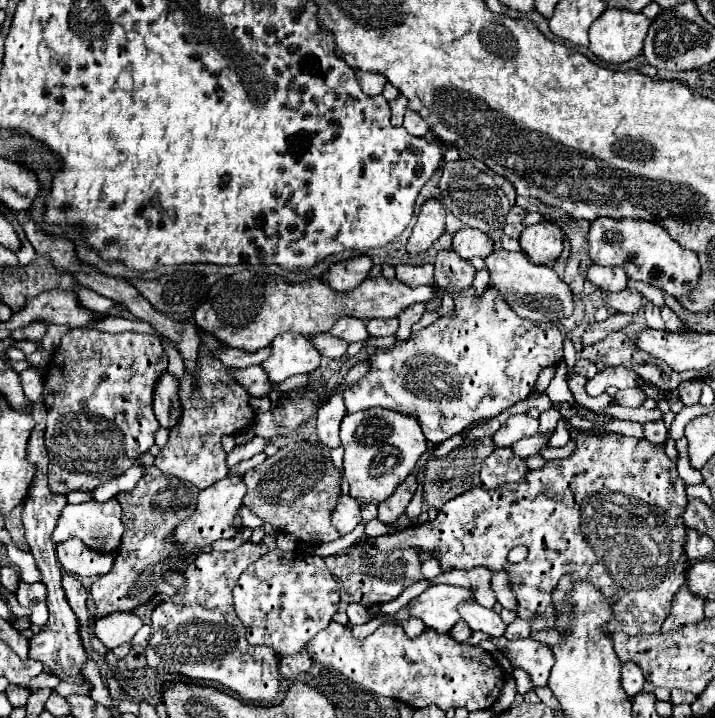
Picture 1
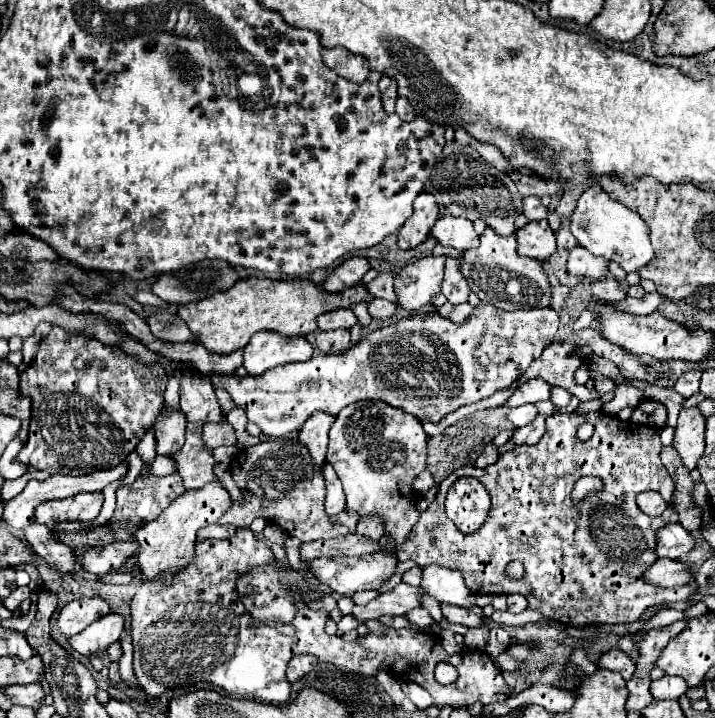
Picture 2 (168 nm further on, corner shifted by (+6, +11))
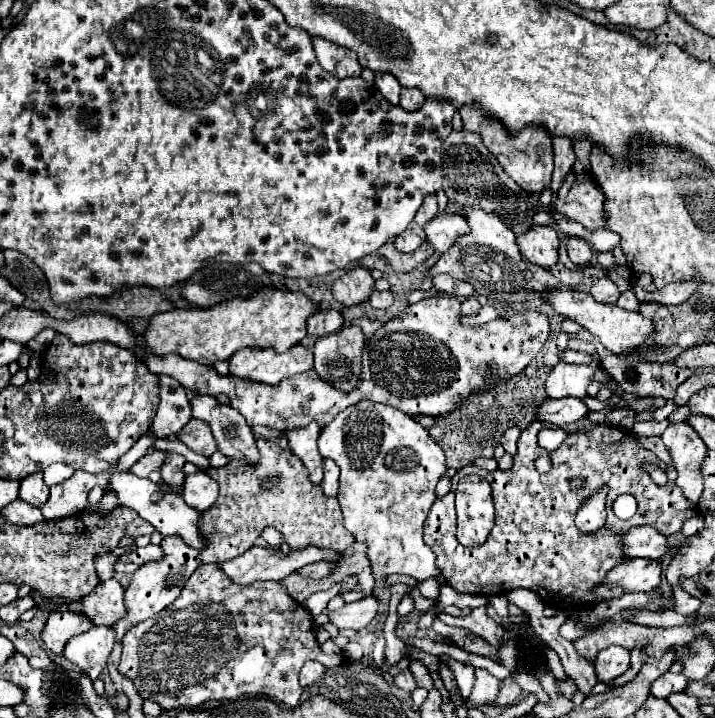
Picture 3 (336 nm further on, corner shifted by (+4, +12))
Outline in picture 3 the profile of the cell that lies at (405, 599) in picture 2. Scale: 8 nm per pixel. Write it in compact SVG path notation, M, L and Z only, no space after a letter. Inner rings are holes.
M368 596L364 600L344 604L340 610L330 612L328 618L338 628L360 630L360 628L366 628L378 616L378 608L380 608L380 602L374 596Z

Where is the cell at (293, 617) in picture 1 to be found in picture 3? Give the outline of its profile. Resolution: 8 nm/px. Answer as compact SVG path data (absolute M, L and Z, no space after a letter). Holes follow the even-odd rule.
M308 660L308 662L302 666L302 670L300 670L300 686L312 684L318 676L322 676L322 672L324 672L324 666L322 666L320 662Z

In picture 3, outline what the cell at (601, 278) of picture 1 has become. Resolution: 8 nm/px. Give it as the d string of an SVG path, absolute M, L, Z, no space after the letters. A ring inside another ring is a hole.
M570 238L568 240L568 256L570 256L572 264L576 264L578 268L588 268L588 266L592 266L594 252L586 240Z

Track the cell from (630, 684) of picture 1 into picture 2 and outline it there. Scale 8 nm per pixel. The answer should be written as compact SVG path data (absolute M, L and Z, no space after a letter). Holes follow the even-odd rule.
M610 649L606 653L602 653L602 657L596 661L596 667L600 669L608 669L608 671L618 671L626 681L632 677L634 673L634 663L630 661L630 657L620 651L620 649Z

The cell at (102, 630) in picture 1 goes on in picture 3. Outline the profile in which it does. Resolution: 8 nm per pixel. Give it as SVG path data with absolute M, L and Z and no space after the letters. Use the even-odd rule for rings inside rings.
M92 626L88 632L68 640L64 648L66 660L80 666L88 678L96 680L106 666L116 638L112 626Z

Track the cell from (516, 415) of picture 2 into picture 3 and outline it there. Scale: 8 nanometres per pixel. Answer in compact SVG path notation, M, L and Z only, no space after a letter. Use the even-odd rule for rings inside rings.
M560 398L560 400L544 400L536 410L536 420L550 424L570 424L586 416L588 408L580 398Z

